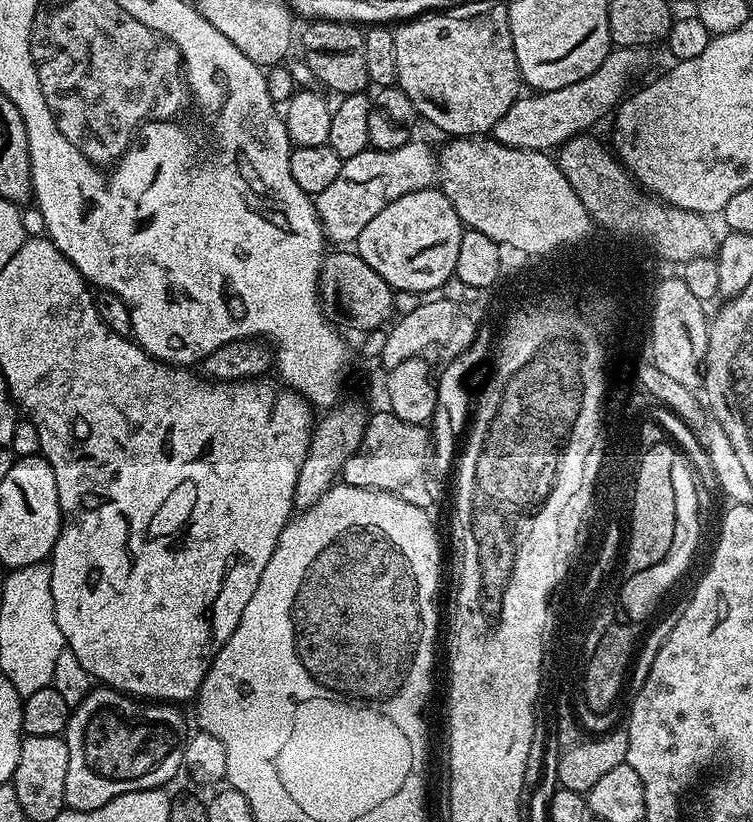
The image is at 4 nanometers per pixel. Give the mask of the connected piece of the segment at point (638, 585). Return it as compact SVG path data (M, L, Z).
M678 452L671 462L670 480L674 487L674 533L670 550L662 562L647 567L646 570L631 572L632 580L624 590L624 602L636 623L642 624L657 608L660 598L682 577L689 568L702 538L700 520L700 496L696 486L696 472L689 458Z

